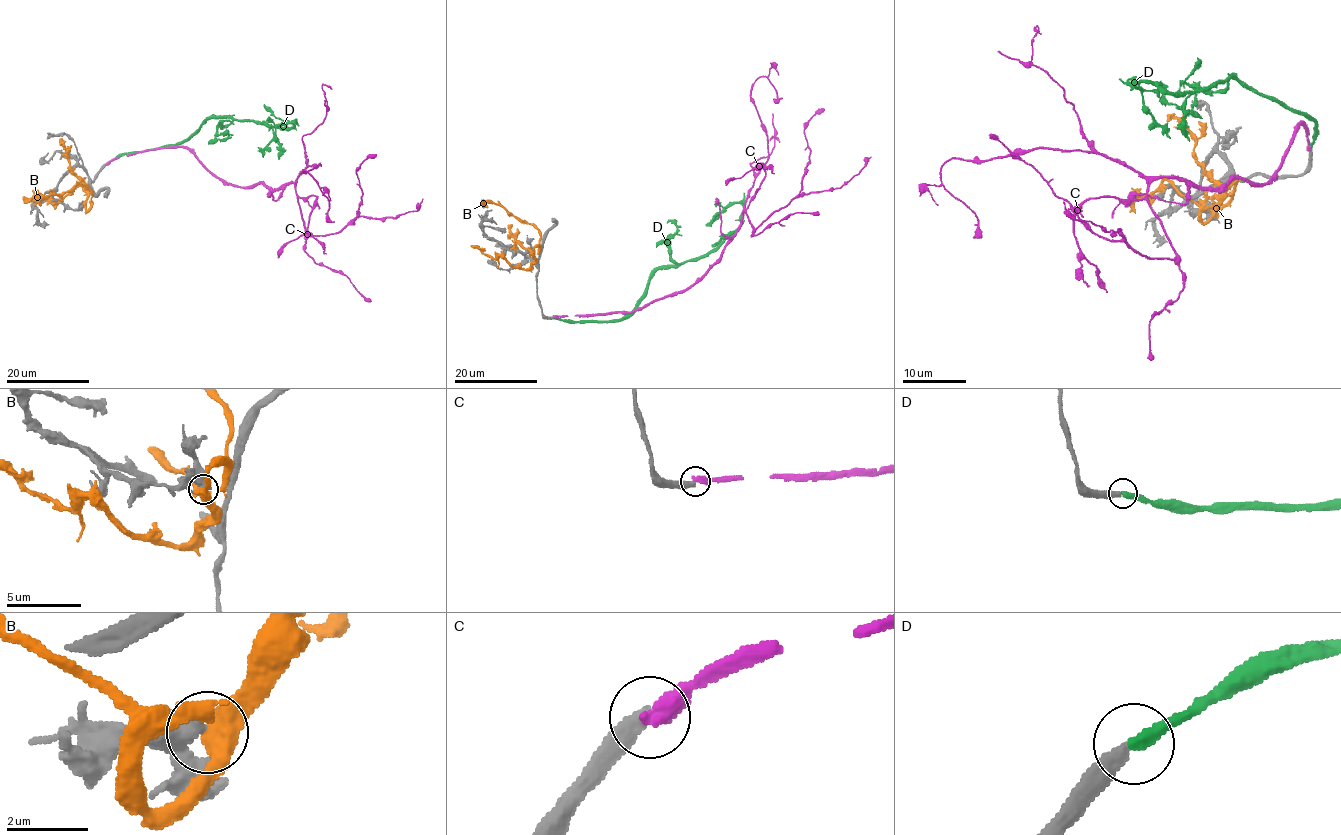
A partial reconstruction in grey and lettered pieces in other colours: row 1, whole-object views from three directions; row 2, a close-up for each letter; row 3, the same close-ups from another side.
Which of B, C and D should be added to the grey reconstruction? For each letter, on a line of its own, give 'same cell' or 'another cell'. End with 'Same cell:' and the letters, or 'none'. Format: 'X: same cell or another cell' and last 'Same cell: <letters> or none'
B: another cell
C: another cell
D: same cell
Same cell: D

